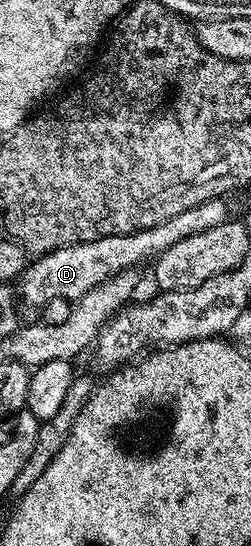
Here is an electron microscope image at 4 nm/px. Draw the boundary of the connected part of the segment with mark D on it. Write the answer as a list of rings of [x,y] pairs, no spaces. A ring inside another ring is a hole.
[[[223,198],[211,199],[170,217],[157,227],[137,231],[134,235],[101,235],[92,237],[89,243],[72,241],[67,245],[57,245],[53,251],[47,251],[31,260],[30,266],[22,275],[24,295],[32,303],[48,303],[51,299],[80,299],[87,291],[102,285],[113,275],[131,272],[147,259],[148,262],[155,260],[167,247],[178,245],[178,241],[190,237],[191,234],[203,233],[216,225],[222,225],[230,215],[224,203],[227,202]]]

